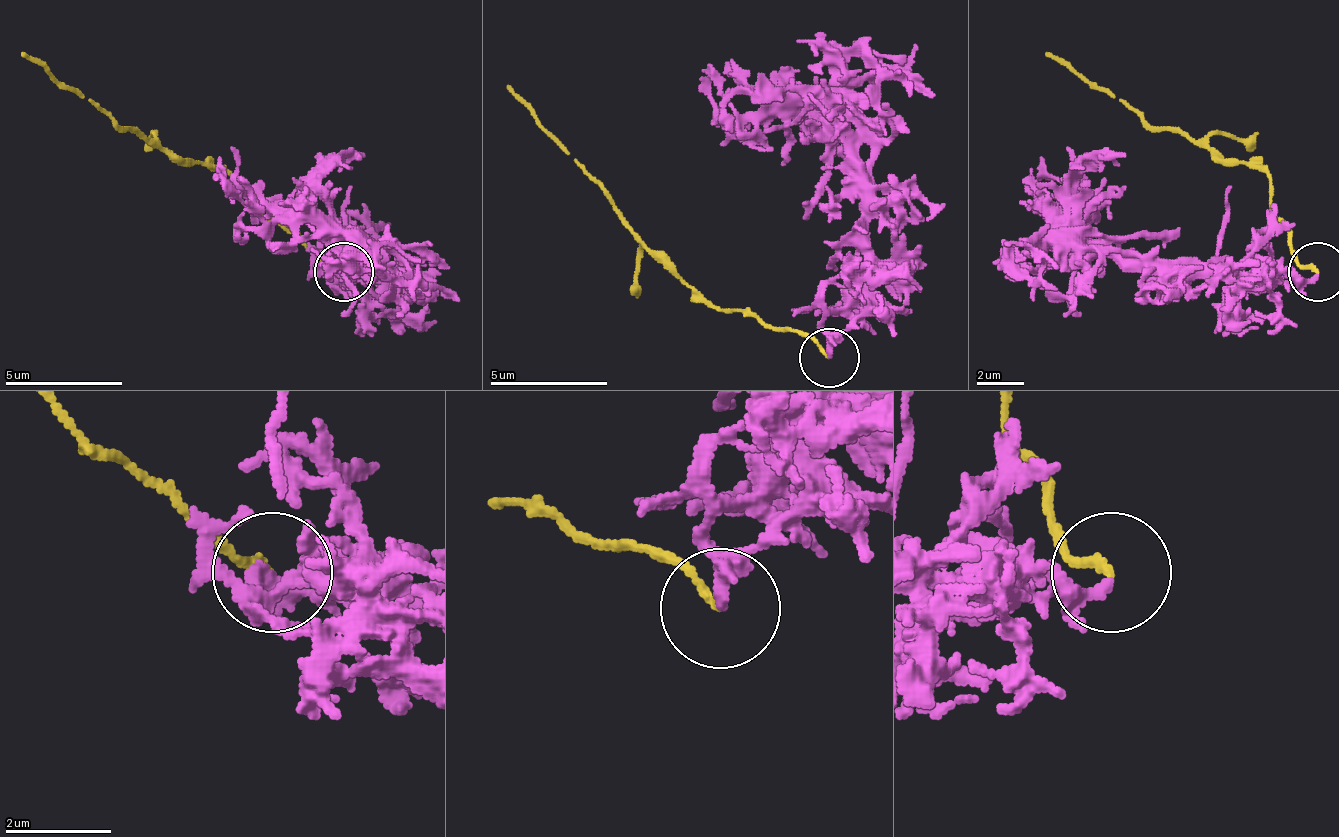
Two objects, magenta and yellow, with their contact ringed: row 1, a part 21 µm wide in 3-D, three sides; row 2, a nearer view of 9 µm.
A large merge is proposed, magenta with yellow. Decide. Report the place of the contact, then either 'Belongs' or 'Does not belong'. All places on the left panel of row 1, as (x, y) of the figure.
Place: (343, 271). Does not belong

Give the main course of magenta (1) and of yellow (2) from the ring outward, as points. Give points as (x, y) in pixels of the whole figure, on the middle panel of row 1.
1: (827, 359), (851, 317), (863, 163), (804, 116), (745, 116), (721, 110), (703, 81)
2: (827, 359), (804, 335), (762, 329), (697, 294), (626, 223), (609, 193), (508, 87)

